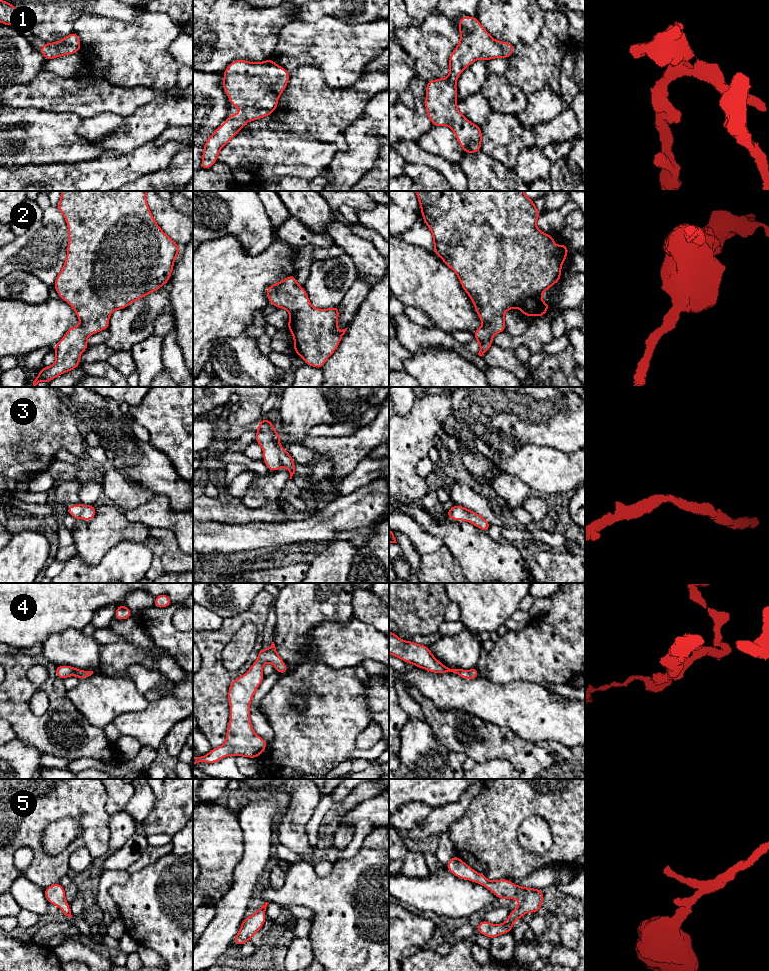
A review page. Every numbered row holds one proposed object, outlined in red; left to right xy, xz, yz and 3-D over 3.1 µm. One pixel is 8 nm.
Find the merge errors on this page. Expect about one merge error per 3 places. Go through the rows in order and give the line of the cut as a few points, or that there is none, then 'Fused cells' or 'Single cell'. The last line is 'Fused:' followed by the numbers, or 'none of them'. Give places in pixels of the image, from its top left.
1: No split. Single cell
2: No split. Single cell
3: No split. Single cell
4: No split. Single cell
5: No split. Single cell
Fused: none of them

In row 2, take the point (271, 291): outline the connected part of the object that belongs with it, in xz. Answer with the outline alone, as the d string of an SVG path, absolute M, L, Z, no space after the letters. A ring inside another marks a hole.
M293 274L267 287L266 295L270 304L289 312L286 327L293 335L293 351L303 358L305 364L321 369L347 330L337 329L339 305L327 309L314 308L307 291L298 285Z

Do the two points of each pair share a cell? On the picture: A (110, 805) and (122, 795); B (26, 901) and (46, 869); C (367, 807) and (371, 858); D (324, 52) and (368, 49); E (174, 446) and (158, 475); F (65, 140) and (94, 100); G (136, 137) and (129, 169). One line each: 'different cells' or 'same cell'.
A: same cell
B: different cells
C: different cells
D: same cell
E: different cells
F: different cells
G: different cells

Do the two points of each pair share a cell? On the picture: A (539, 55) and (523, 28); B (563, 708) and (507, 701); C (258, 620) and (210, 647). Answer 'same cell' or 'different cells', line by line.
A: different cells
B: same cell
C: same cell

